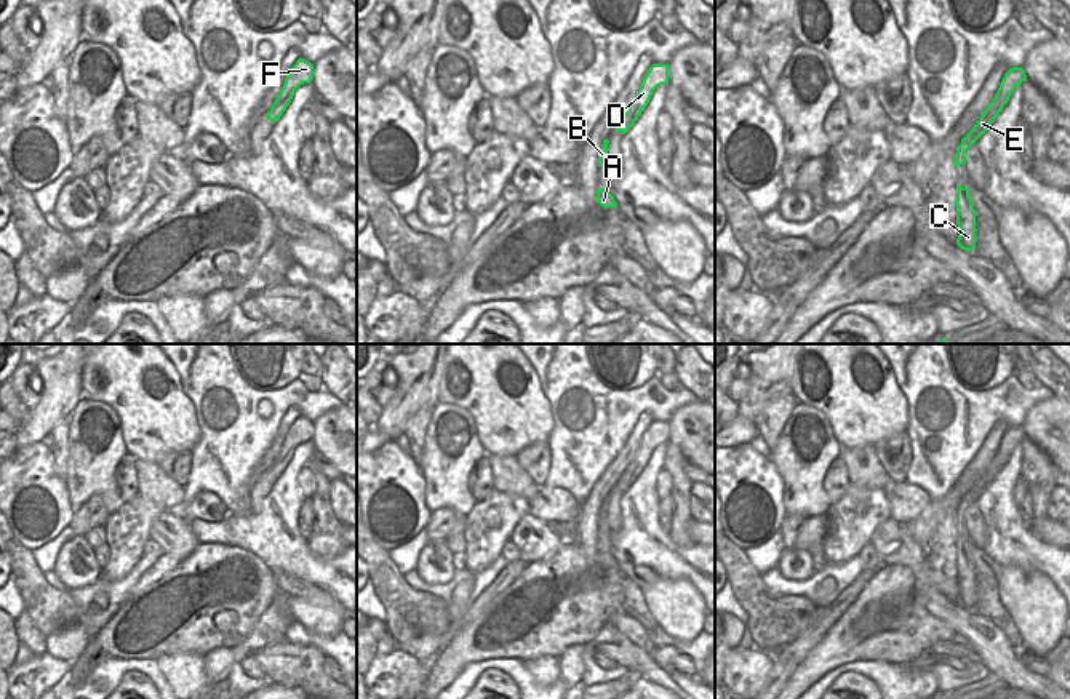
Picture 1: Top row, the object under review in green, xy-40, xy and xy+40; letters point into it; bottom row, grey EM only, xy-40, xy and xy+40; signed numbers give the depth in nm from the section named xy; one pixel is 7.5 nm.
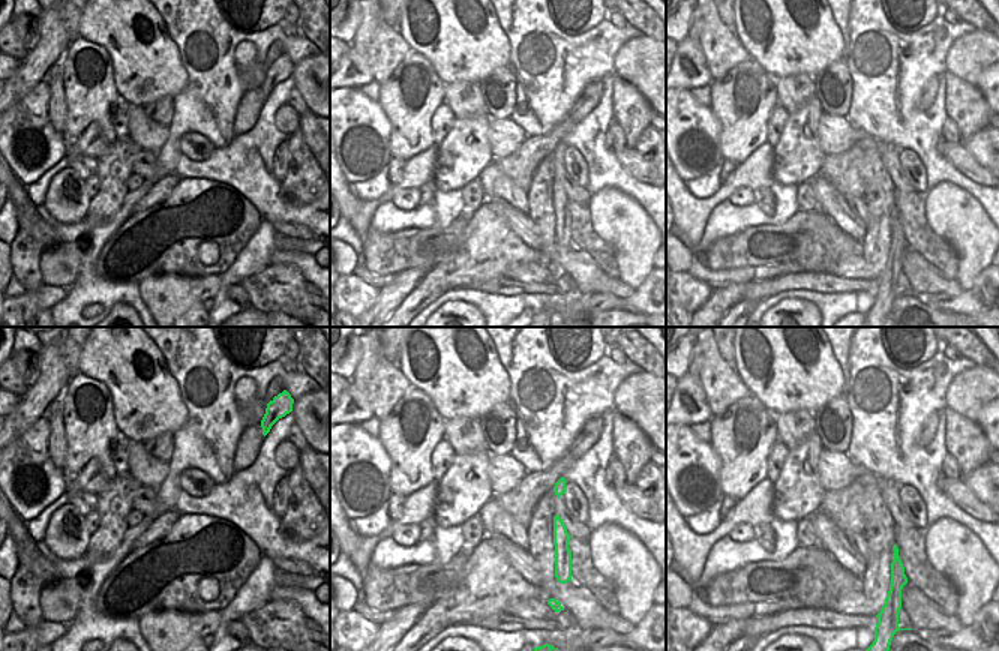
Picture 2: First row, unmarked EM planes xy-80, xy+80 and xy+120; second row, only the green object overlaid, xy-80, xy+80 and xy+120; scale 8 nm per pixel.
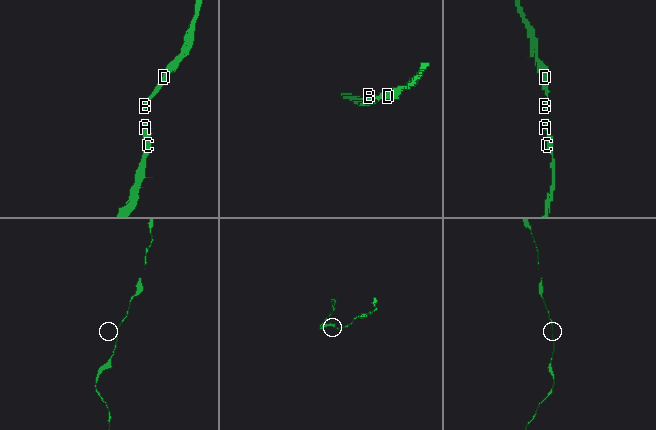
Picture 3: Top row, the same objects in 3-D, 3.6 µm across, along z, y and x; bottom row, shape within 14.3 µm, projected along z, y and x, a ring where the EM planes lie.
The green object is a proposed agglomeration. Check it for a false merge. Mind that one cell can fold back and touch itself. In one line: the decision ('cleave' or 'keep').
keep

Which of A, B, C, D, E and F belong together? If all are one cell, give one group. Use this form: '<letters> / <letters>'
A B C D E F

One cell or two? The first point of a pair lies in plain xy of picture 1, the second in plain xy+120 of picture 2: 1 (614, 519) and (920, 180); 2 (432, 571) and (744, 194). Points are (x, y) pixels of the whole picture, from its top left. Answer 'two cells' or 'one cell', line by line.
1: one cell
2: one cell

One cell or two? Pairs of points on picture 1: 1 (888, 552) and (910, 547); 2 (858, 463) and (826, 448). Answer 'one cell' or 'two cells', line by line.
1: one cell
2: two cells

